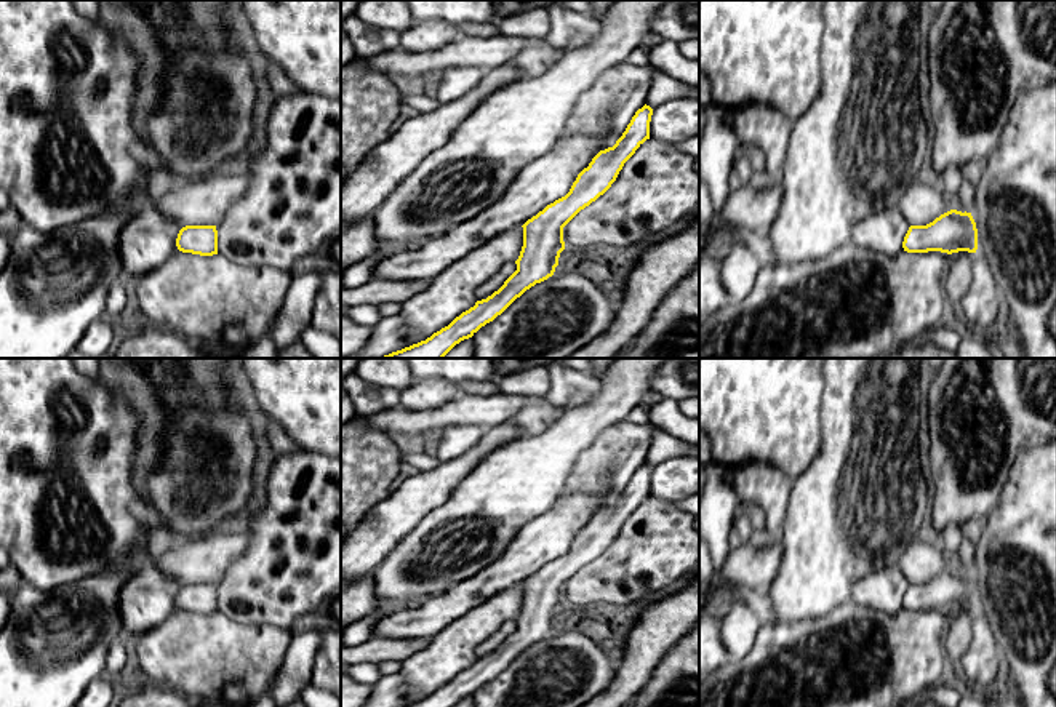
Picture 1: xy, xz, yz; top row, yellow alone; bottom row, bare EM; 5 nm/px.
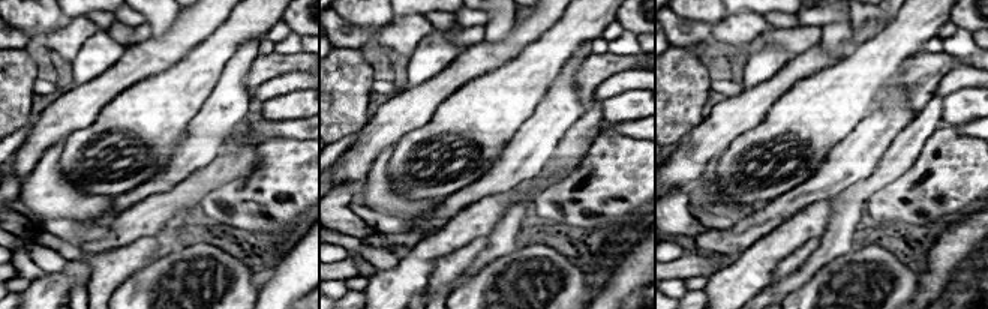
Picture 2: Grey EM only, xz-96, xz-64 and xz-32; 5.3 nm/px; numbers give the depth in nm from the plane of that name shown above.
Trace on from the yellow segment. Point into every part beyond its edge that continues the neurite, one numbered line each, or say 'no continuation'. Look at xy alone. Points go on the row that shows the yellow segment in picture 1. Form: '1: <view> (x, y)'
no continuation

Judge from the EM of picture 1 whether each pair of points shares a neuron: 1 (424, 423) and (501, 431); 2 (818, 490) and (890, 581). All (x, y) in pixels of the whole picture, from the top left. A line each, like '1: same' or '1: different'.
1: different
2: different

